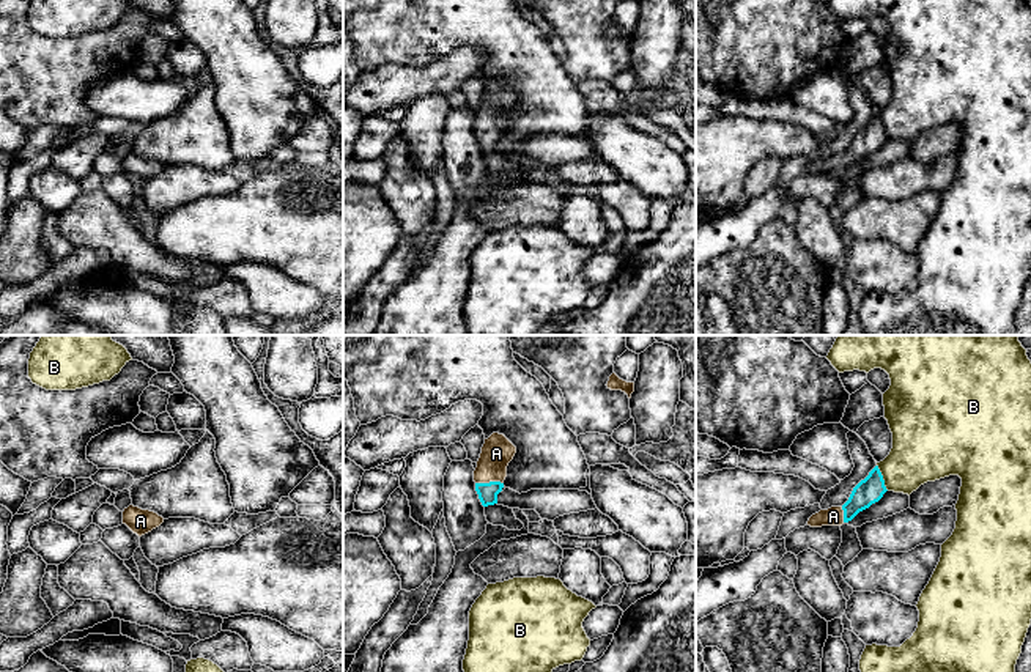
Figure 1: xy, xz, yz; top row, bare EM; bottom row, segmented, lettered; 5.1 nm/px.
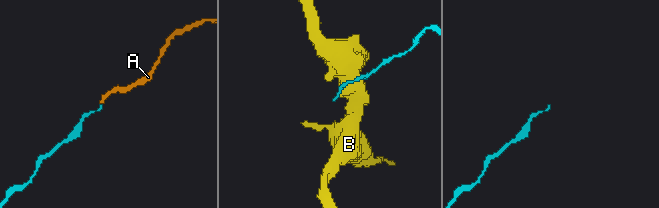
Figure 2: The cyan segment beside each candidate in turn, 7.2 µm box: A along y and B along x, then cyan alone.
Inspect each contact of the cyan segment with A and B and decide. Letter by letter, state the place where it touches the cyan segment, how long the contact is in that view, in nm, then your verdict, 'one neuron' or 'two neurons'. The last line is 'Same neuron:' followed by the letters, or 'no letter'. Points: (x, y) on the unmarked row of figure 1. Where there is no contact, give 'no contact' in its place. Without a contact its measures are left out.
A: xz (490, 129) | 140 nm | one neuron
B: yz (882, 125) | 150 nm | two neurons
Same neuron: A

